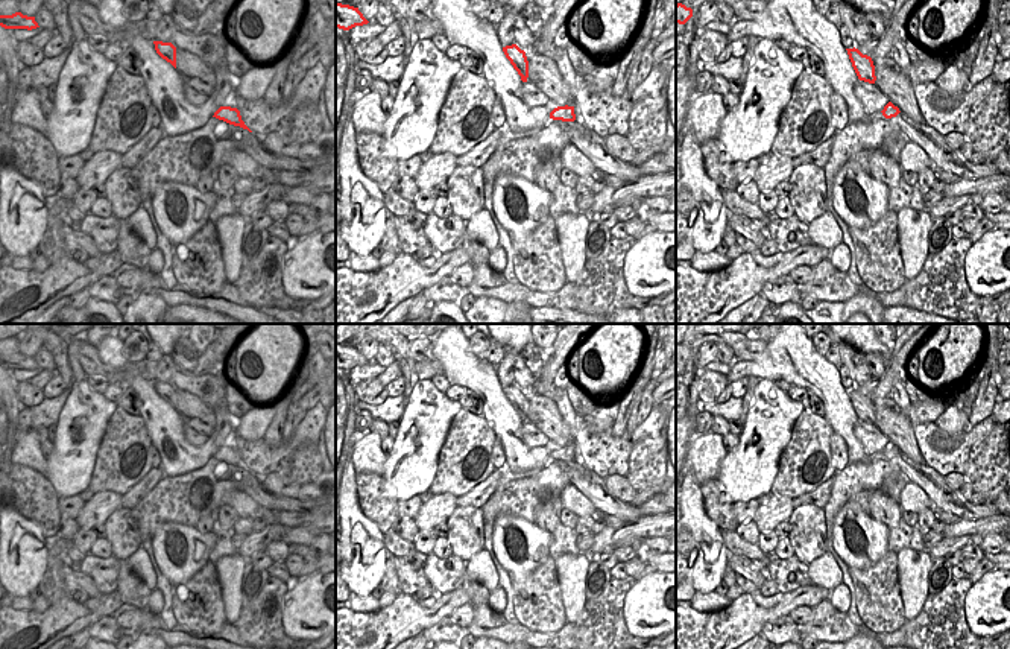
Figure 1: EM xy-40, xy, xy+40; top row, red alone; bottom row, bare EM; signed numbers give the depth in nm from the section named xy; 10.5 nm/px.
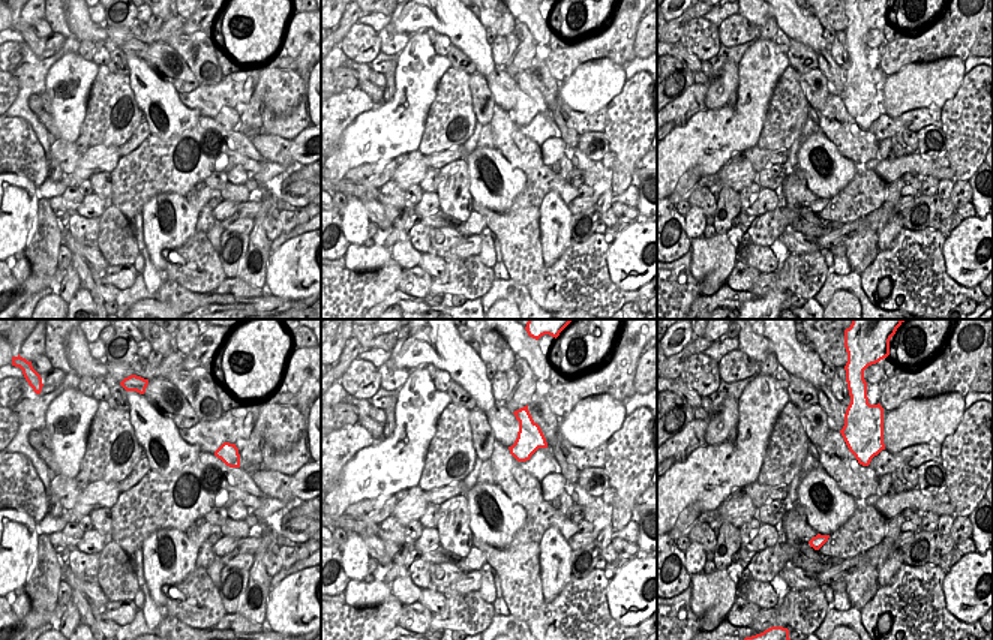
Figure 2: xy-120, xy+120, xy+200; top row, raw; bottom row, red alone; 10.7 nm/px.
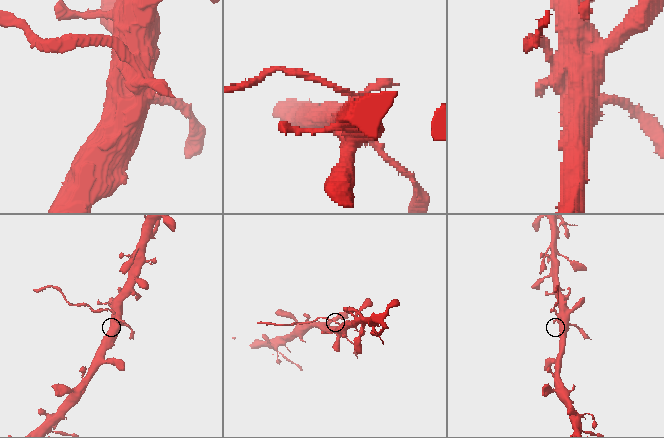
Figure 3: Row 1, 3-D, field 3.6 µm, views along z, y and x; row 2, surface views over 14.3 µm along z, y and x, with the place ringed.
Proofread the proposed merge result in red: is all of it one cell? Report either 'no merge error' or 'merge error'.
merge error

